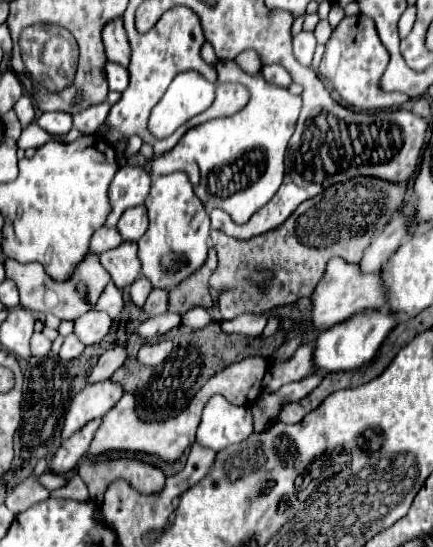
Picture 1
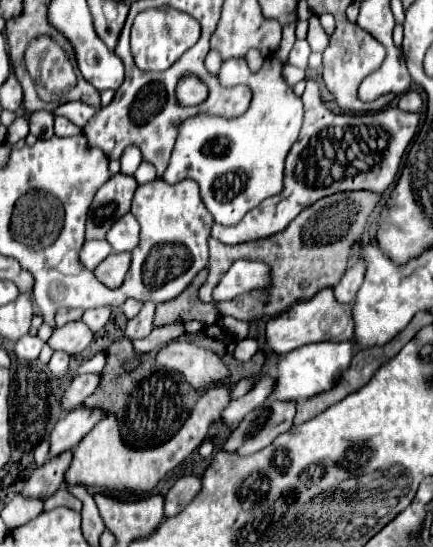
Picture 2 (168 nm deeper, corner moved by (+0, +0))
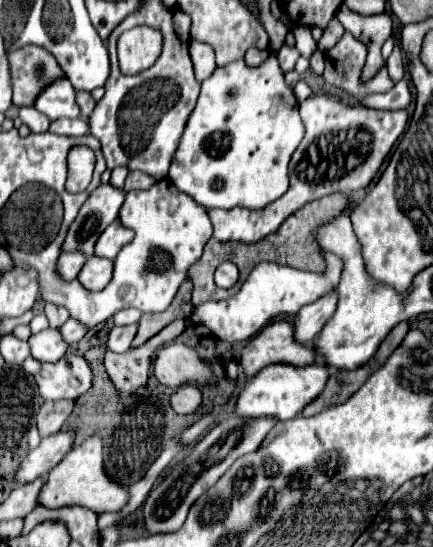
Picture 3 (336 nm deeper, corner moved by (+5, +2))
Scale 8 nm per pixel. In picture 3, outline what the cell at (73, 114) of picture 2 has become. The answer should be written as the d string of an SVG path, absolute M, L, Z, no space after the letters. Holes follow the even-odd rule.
M60 77L54 83L50 83L46 89L42 89L40 97L36 97L34 101L34 107L40 113L44 113L50 121L62 117L74 119L80 115L80 109L76 105L76 91L66 77Z

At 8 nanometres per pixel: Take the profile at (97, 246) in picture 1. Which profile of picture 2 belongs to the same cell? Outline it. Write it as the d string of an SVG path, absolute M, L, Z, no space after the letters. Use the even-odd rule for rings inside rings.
M101 239L101 241L87 241L79 253L81 257L81 263L87 267L87 269L95 269L113 249L109 247L109 241L107 239Z

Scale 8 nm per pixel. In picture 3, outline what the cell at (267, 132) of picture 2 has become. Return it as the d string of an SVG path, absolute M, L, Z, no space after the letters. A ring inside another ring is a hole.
M270 55L258 67L234 61L226 67L218 67L214 75L202 83L202 93L186 123L168 177L176 189L188 193L204 207L262 209L288 191L288 163L302 137L304 125L298 115L298 101L284 83L284 73L278 67L276 55Z

